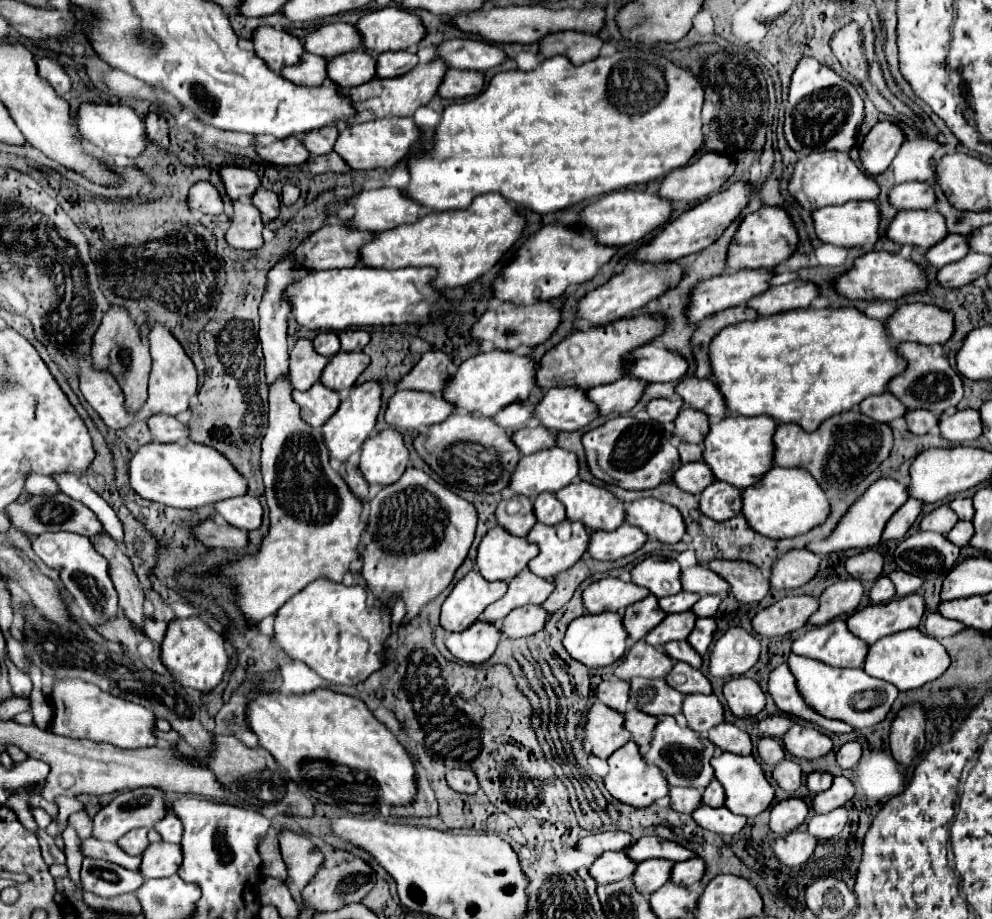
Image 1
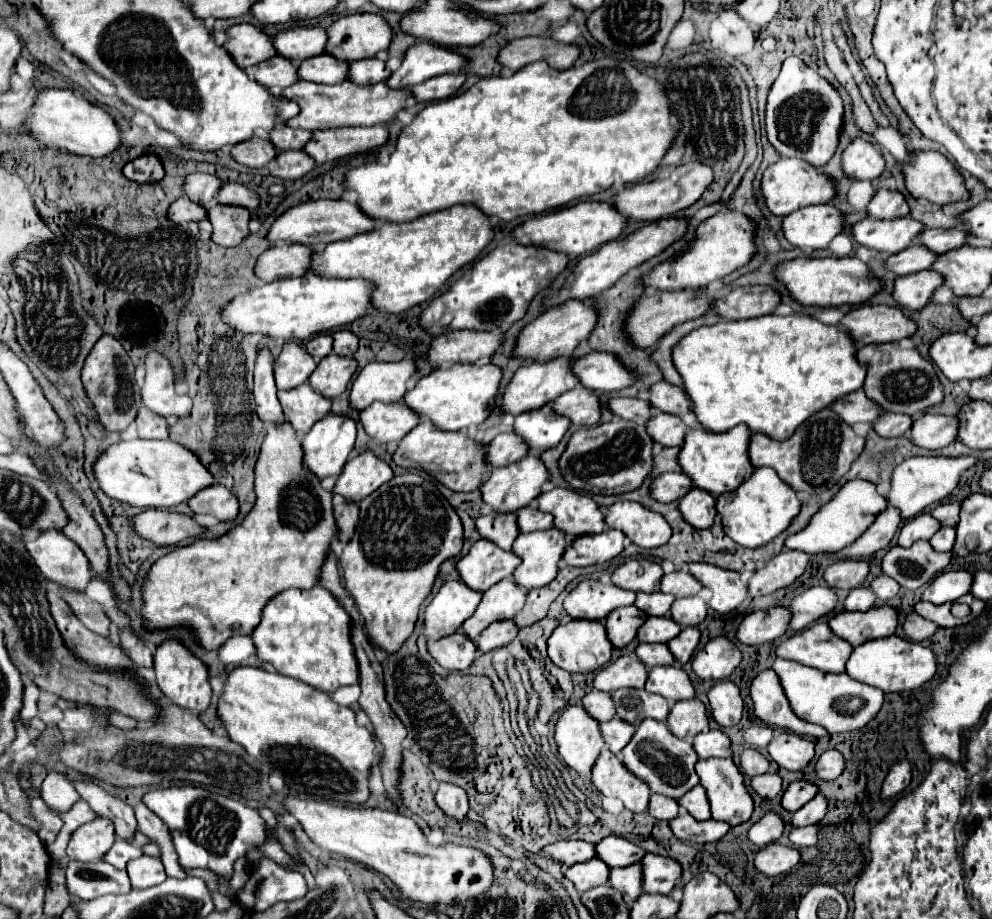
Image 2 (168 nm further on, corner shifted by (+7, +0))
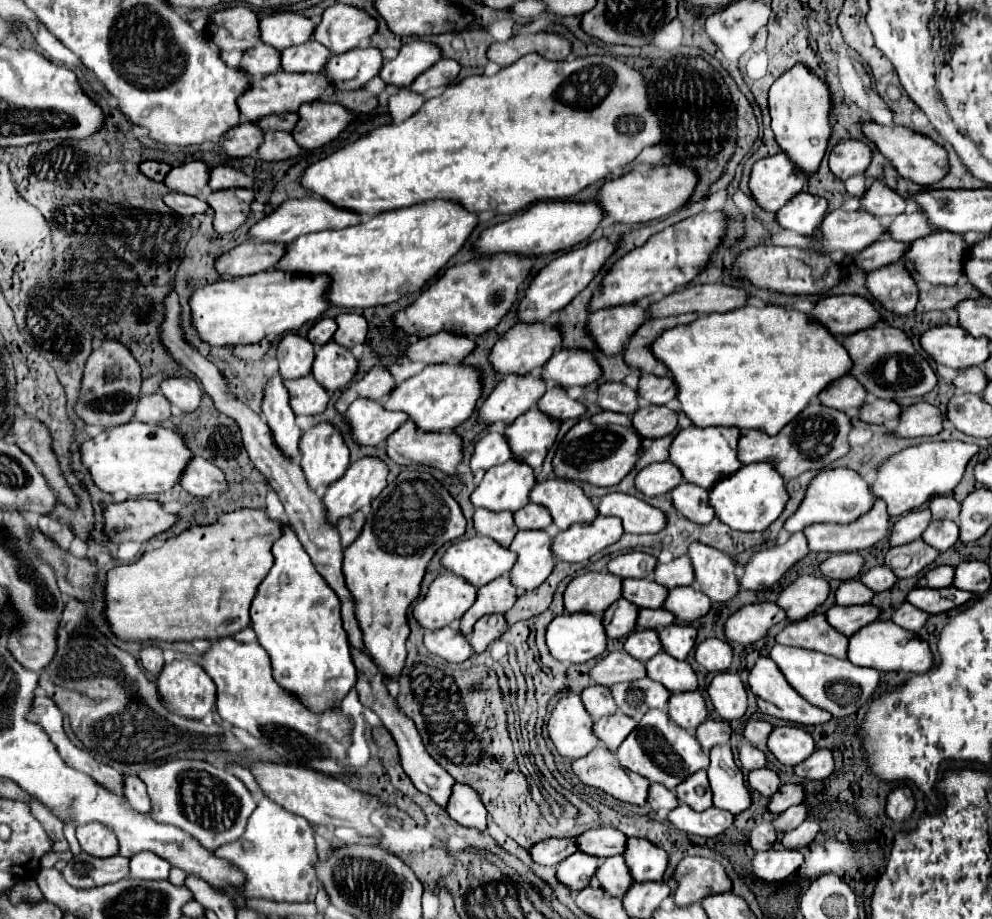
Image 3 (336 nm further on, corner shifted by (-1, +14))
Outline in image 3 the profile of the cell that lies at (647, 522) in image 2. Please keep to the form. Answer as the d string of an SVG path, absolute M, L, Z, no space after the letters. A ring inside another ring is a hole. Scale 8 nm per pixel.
M621 492L603 496L597 510L601 516L621 518L623 530L629 534L655 534L661 526L665 526L665 514L661 514L661 510Z

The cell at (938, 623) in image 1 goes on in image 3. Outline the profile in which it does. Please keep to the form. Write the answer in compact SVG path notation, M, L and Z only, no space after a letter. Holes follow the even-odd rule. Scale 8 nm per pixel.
M903 602L903 604L891 614L891 620L893 620L897 626L909 630L909 632L919 632L919 630L923 628L923 624L927 622L927 618L929 618L929 616L927 616L925 612L917 610L915 606L909 606L907 602Z

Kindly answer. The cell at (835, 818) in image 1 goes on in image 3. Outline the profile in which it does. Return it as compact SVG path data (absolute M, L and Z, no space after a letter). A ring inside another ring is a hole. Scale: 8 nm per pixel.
M805 820L805 822L803 822L801 826L797 826L795 830L785 832L781 842L783 842L783 846L789 848L789 850L801 850L801 848L809 846L809 844L815 840L817 832L819 832L819 826L817 826L813 820Z

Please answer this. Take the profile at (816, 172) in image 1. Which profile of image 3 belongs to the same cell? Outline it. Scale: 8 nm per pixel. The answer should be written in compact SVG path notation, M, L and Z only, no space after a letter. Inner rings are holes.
M783 152L757 160L749 176L751 196L765 212L777 212L807 184L805 174L795 170Z

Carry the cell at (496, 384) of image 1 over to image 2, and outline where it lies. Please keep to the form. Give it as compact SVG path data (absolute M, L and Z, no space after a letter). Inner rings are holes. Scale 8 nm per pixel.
M453 364L449 368L439 368L429 376L421 378L415 388L411 388L403 402L415 410L421 418L429 418L441 430L467 430L479 426L489 416L491 404L499 394L499 382L503 372L495 364Z

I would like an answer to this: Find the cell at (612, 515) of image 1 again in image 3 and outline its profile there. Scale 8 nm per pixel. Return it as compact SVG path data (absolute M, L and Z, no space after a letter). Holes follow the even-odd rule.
M553 478L539 482L533 486L529 500L547 508L559 530L567 530L575 522L593 522L597 518L597 506L571 480Z

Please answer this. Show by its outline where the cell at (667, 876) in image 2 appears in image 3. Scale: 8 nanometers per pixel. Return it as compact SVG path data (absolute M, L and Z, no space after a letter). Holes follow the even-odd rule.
M627 838L623 858L625 858L629 874L635 882L661 880L661 876L667 868L665 850L657 848L655 844L651 844L649 840L643 840L643 838Z

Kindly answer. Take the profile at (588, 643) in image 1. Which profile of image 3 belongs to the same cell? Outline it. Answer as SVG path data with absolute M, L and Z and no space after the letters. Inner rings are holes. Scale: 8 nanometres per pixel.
M561 614L547 626L547 648L553 658L567 664L581 664L605 652L607 636L601 620L593 614Z

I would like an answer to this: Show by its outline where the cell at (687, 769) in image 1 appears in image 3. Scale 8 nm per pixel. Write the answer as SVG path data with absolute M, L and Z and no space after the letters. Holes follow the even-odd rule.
M649 710L643 716L633 734L629 734L629 738L625 738L625 742L617 748L617 760L623 768L637 772L651 782L659 782L669 790L675 790L677 784L693 772L709 766L709 756L701 750L695 736L673 724L663 710Z

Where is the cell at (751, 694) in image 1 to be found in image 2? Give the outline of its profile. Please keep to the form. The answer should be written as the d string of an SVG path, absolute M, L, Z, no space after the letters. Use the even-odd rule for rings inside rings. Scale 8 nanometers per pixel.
M731 680L717 682L707 696L711 704L711 714L721 728L735 726L741 720L745 702L741 698L739 686L735 686Z

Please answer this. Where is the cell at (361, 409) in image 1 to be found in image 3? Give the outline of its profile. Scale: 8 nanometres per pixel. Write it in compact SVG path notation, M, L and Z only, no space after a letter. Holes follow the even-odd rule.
M323 422L309 428L299 442L301 468L311 490L329 486L349 468L349 450L337 428Z

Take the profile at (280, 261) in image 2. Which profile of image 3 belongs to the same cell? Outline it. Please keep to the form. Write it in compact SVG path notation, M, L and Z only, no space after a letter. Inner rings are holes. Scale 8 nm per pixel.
M247 240L219 256L215 270L219 276L247 276L273 270L277 266L277 258L281 258L281 250L285 250L285 244Z

